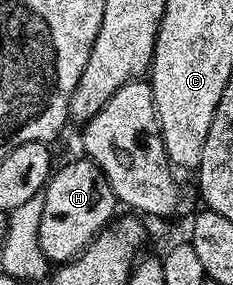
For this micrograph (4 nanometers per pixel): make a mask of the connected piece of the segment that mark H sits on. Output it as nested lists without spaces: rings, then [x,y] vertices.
[[[82,158],[72,160],[61,166],[60,170],[51,175],[43,193],[44,209],[40,223],[40,248],[44,256],[53,265],[60,266],[77,257],[89,244],[95,240],[98,233],[104,231],[106,225],[113,219],[112,211],[118,208],[118,201],[112,192],[110,182],[104,176],[104,169],[95,160]]]

